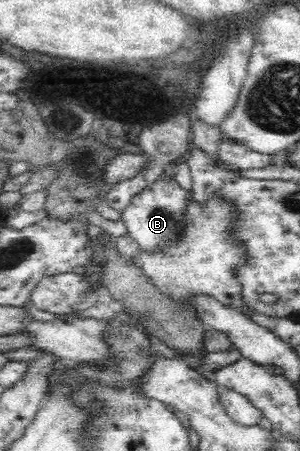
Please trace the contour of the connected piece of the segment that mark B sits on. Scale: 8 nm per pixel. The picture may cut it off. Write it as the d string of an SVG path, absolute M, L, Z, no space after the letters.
M157 180L147 189L143 189L131 205L121 212L122 221L127 226L128 235L145 253L155 253L159 249L167 249L171 243L177 243L185 229L187 229L187 205L189 205L189 191L181 188L174 180L163 182Z

